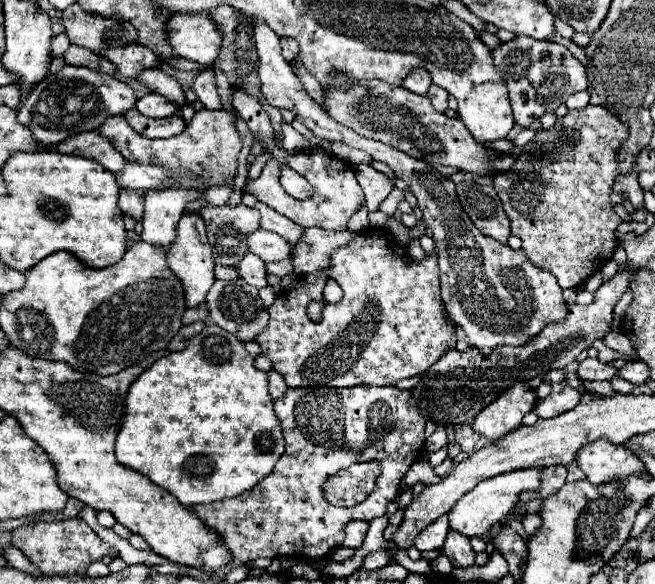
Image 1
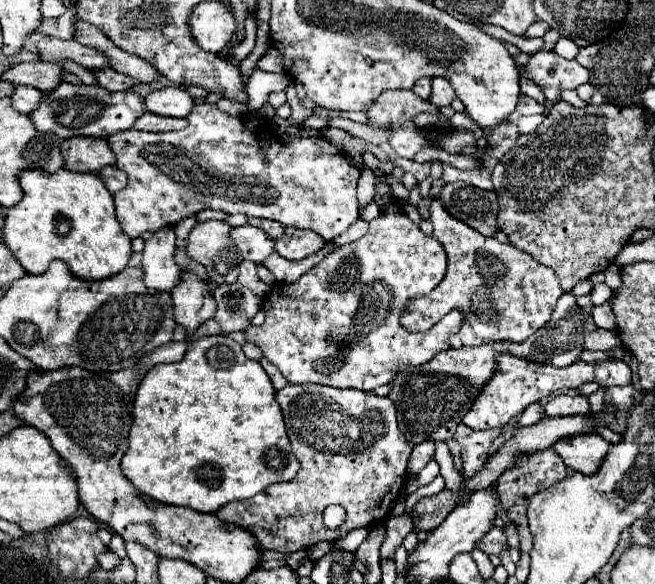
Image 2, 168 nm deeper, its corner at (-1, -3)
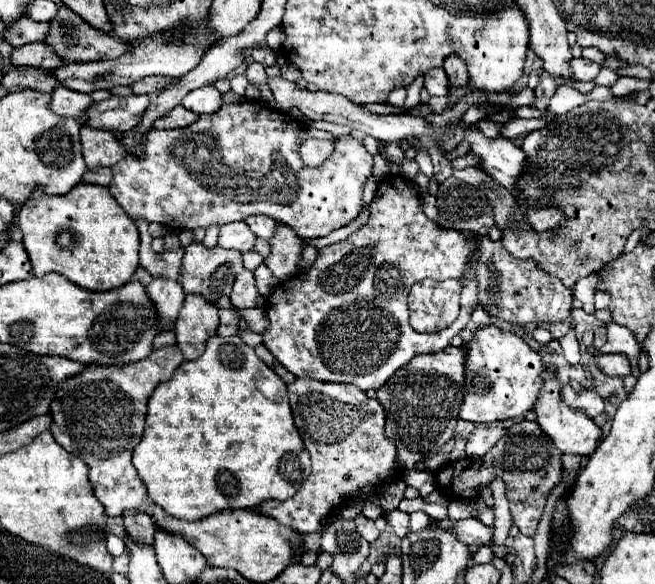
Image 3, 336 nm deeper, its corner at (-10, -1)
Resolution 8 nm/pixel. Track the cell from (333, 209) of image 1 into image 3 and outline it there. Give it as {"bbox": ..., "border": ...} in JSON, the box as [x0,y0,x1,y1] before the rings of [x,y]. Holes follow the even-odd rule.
{"bbox":[110,101,372,239],"border":[[[242,101],[238,105],[222,105],[218,111],[200,115],[196,123],[182,129],[154,131],[144,135],[122,133],[120,143],[128,151],[124,163],[112,167],[114,179],[110,183],[110,193],[124,209],[124,213],[138,221],[160,223],[164,227],[178,229],[198,229],[210,227],[214,223],[246,221],[250,215],[270,215],[278,223],[286,223],[298,231],[298,235],[316,239],[324,237],[340,227],[352,223],[362,209],[362,191],[372,175],[372,155],[366,151],[362,141],[350,135],[334,139],[332,155],[320,167],[306,167],[300,159],[300,145],[306,139],[334,139],[328,131],[318,131],[304,127],[300,121],[292,119],[262,101]],[[134,149],[142,149],[142,157],[134,155]]]}

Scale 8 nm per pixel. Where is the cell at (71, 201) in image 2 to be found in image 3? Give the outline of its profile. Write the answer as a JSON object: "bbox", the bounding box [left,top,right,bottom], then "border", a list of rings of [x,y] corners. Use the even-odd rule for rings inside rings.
{"bbox":[16,183,140,291],"border":[[[78,183],[66,195],[34,191],[16,219],[38,277],[56,271],[84,289],[108,291],[128,283],[138,267],[140,237],[136,223],[118,207],[108,187]]]}

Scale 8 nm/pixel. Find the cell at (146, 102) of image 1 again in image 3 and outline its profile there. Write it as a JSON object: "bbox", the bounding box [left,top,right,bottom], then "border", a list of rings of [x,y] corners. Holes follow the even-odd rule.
{"bbox":[182,85,222,113],"border":[[[214,85],[202,87],[198,91],[190,91],[190,95],[186,95],[186,99],[182,99],[182,107],[186,107],[188,111],[194,111],[194,113],[210,113],[222,105],[220,97],[222,95],[216,91]]]}

